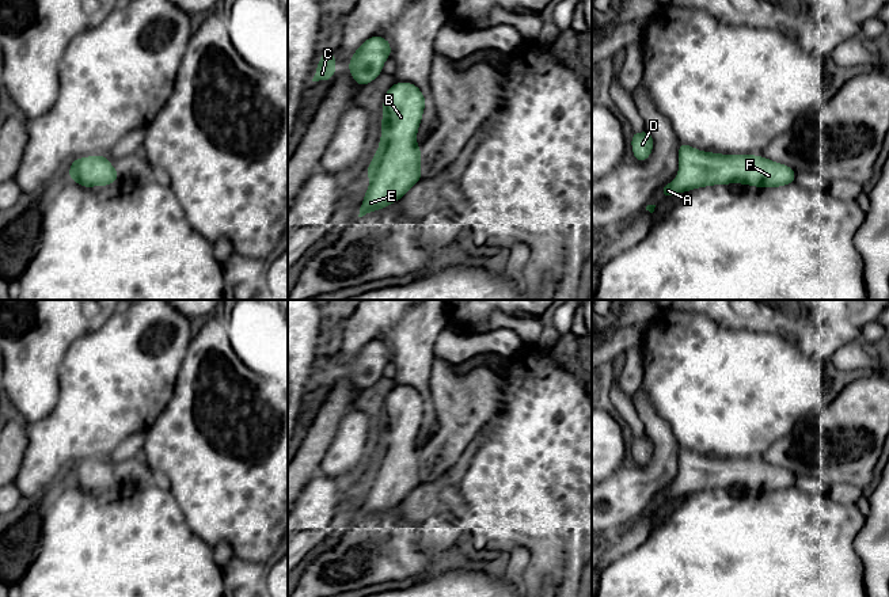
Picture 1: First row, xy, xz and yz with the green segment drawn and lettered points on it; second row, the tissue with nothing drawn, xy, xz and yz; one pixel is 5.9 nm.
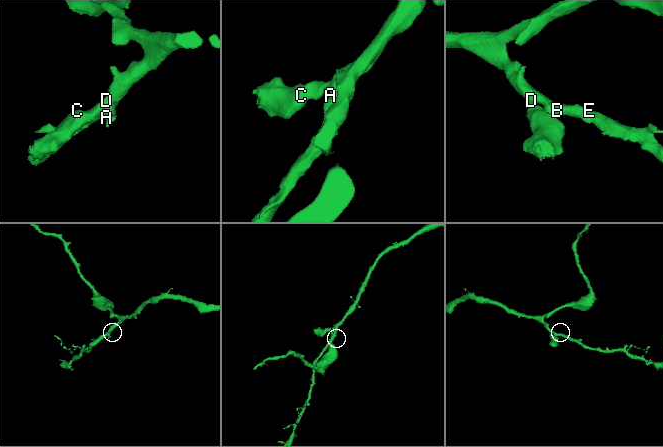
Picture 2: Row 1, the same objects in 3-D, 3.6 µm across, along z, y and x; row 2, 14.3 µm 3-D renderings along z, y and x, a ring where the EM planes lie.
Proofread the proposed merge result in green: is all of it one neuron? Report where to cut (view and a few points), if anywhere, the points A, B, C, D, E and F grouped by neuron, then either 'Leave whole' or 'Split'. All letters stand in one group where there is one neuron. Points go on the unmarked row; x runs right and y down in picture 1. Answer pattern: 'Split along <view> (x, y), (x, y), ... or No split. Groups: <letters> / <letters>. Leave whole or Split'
No split. Groups: A B C D E F. Leave whole

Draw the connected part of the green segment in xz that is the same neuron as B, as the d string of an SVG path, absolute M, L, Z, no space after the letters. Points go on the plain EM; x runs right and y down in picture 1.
M395 387L384 399L381 441L366 472L369 493L358 521L399 505L417 486L422 459L417 437L426 403L413 387Z

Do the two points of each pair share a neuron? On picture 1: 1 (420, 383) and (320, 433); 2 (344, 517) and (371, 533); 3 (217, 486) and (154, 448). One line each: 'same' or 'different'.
1: different
2: different
3: same

